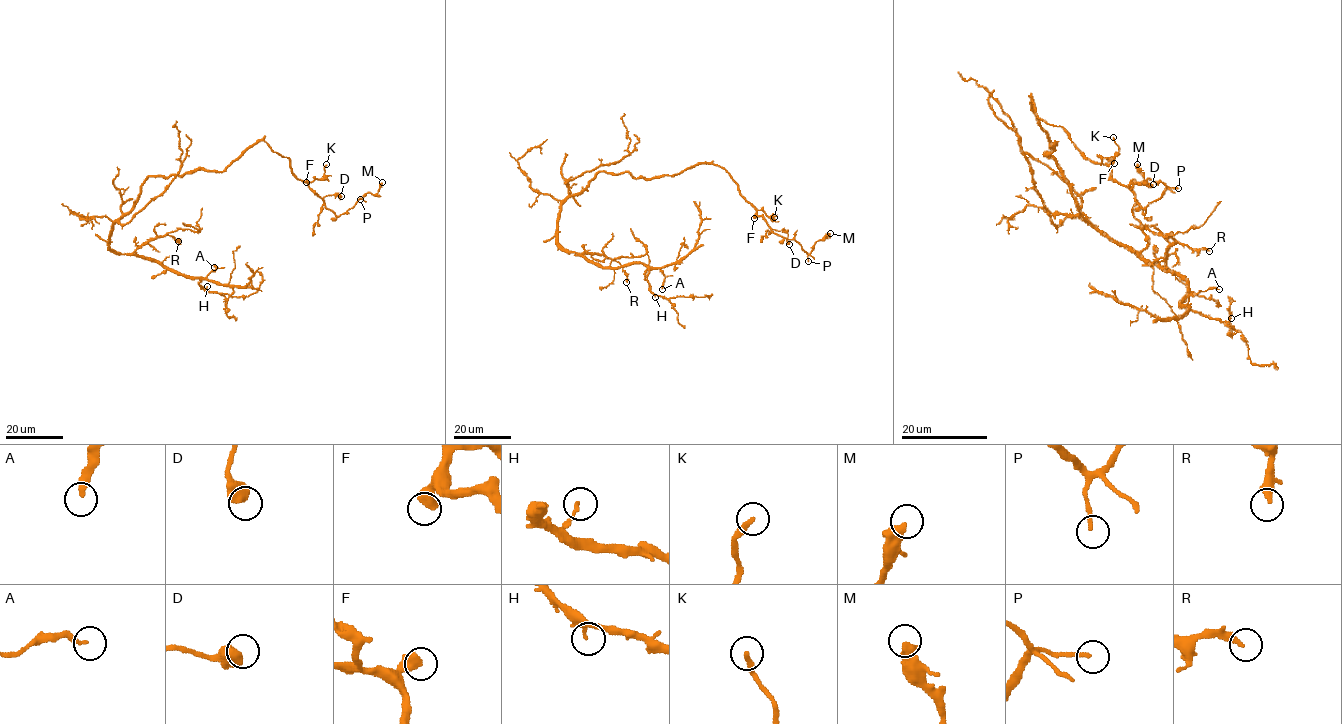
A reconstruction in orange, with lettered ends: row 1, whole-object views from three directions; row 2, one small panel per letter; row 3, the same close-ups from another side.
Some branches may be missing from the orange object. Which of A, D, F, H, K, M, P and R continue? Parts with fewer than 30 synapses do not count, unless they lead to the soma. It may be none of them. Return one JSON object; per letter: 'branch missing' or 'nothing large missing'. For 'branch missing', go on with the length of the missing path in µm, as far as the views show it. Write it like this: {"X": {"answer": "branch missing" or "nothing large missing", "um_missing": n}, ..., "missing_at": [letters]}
{"A": {"answer": "nothing large missing"}, "D": {"answer": "nothing large missing"}, "F": {"answer": "nothing large missing"}, "H": {"answer": "nothing large missing"}, "K": {"answer": "branch missing", "um_missing": 10}, "M": {"answer": "nothing large missing"}, "P": {"answer": "nothing large missing"}, "R": {"answer": "nothing large missing"}, "missing_at": ["K"]}

